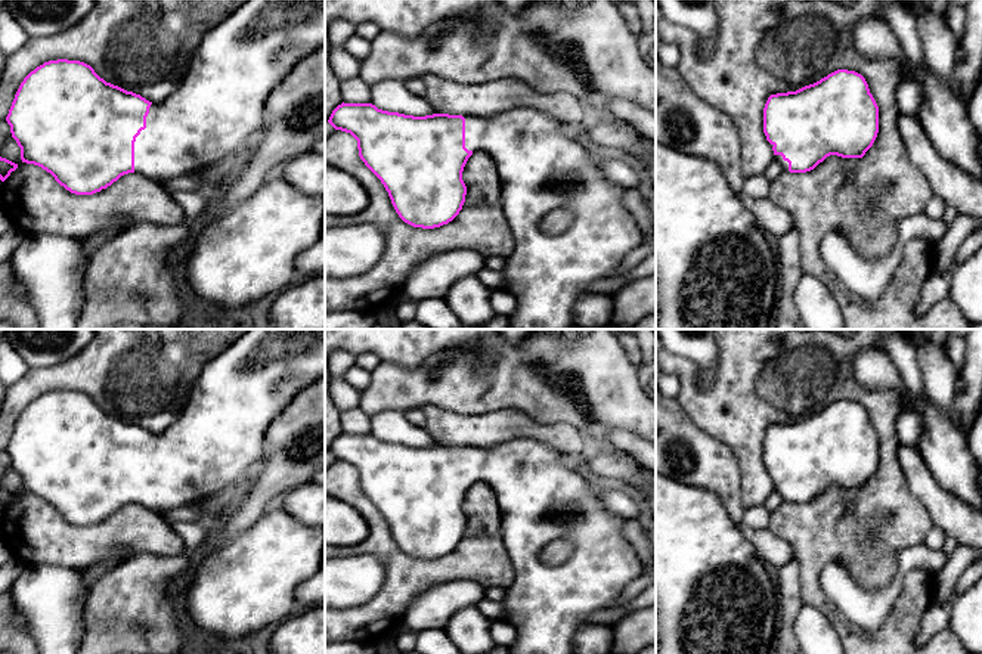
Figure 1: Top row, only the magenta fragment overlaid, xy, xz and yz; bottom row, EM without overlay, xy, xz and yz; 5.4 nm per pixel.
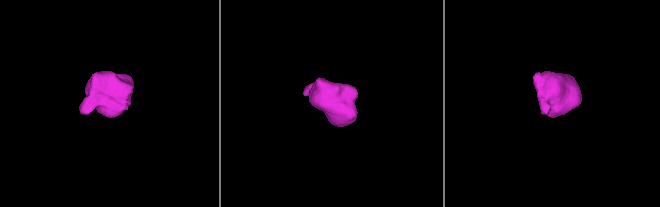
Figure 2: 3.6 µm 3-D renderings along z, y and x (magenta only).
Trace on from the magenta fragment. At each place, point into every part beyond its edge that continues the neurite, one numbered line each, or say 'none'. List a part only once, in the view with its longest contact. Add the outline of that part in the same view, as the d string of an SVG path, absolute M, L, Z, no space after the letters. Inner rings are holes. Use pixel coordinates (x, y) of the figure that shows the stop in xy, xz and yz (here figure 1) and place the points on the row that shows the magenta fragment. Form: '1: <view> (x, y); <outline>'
1: xy (222, 99); M247 0L219 25L210 28L196 47L188 71L165 100L154 102L146 128L134 142L134 173L161 186L186 174L226 161L250 136L261 131L266 100L300 59L325 44L325 0Z

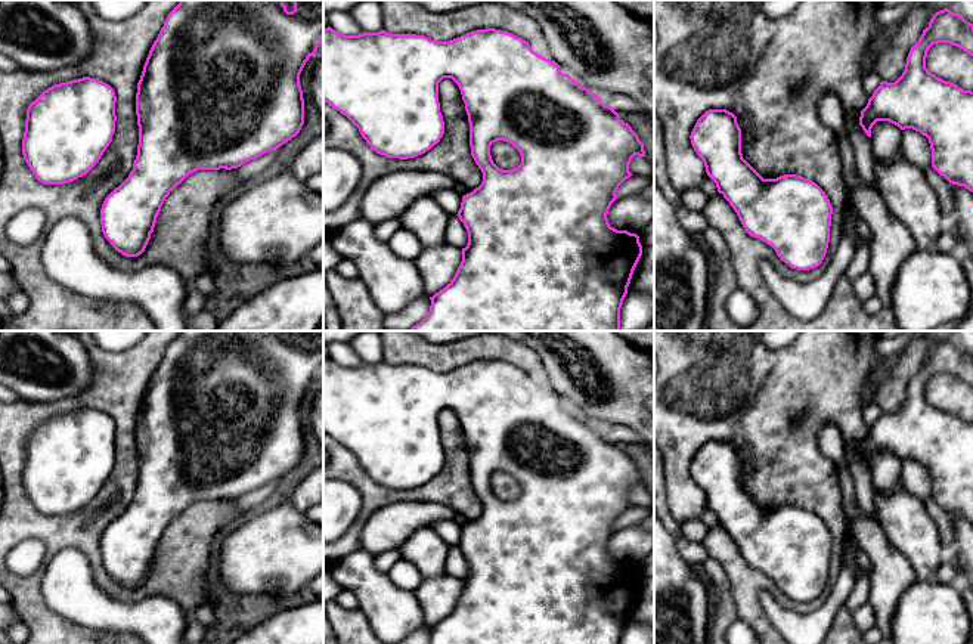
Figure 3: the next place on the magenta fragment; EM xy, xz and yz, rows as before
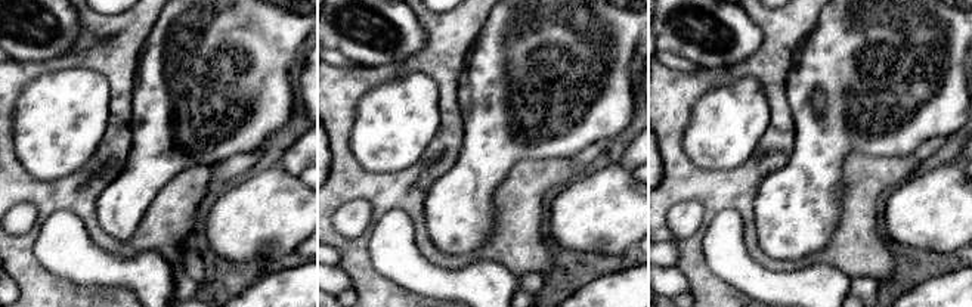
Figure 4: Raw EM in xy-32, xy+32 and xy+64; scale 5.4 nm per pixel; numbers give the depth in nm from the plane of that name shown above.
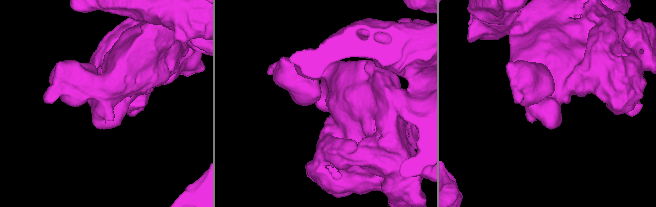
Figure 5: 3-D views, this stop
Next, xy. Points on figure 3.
none

